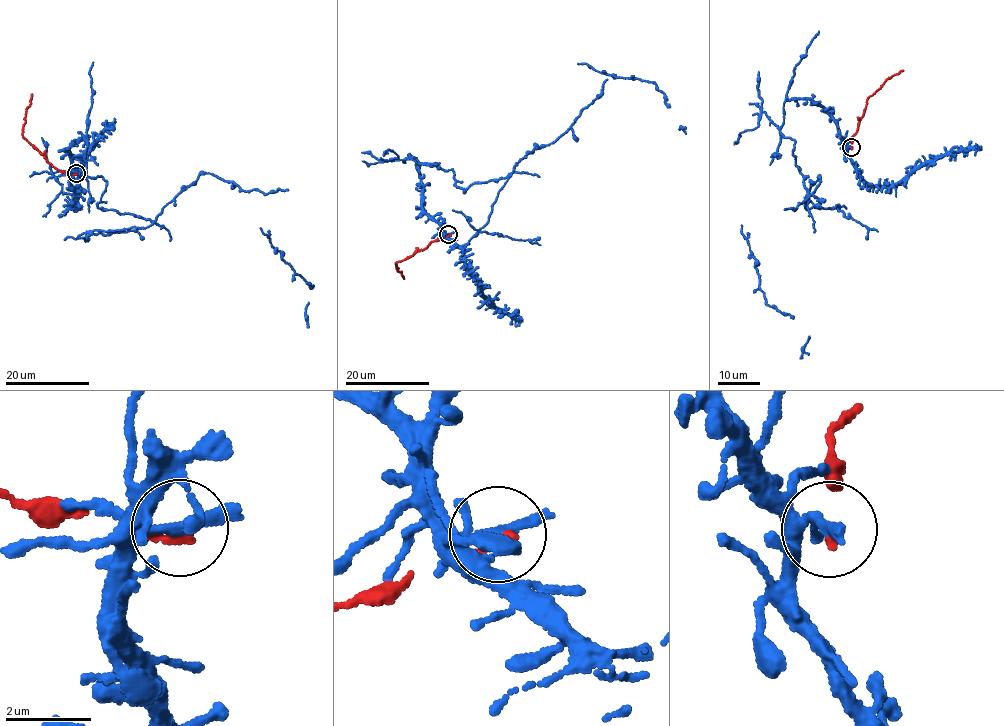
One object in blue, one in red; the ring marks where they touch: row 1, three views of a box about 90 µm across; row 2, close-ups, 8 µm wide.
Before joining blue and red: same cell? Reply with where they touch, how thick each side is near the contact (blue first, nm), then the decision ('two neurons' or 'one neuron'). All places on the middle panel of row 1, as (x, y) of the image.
at (448, 234); 240 nm thick on the blue side, 240 nm on the other; two neurons

